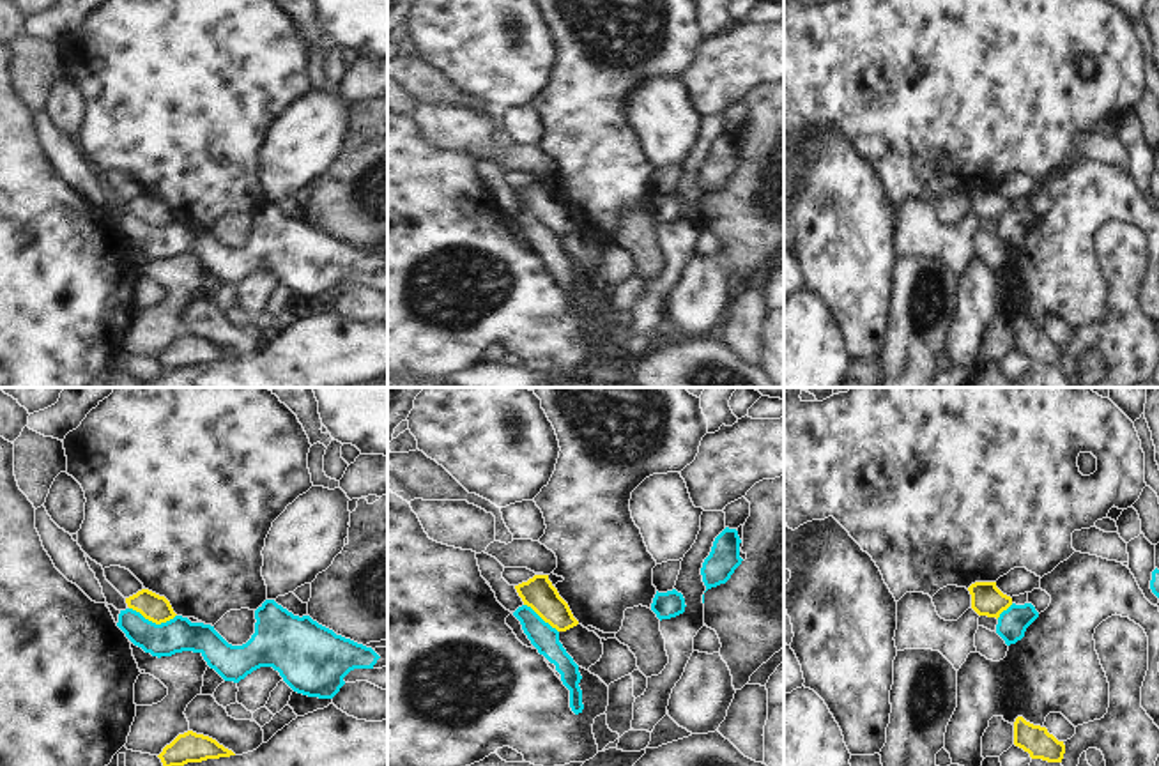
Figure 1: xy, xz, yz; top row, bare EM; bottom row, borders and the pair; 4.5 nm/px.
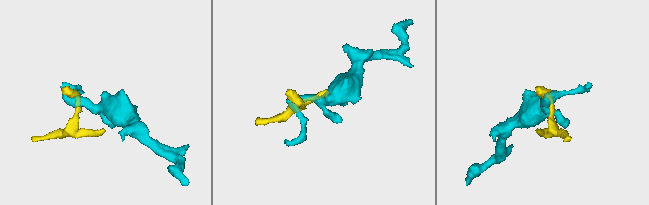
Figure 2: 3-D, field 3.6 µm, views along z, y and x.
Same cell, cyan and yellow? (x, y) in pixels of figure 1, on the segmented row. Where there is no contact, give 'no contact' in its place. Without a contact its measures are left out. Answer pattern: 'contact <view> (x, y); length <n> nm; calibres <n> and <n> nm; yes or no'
contact xy (151, 621); length 220 nm; calibres 160 and 120 nm; no

